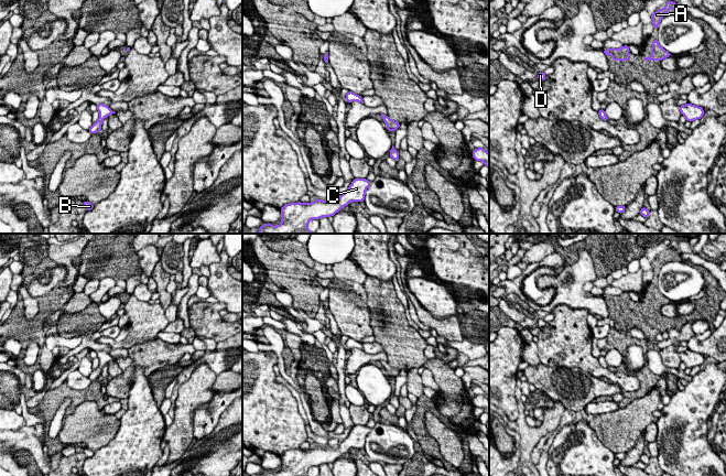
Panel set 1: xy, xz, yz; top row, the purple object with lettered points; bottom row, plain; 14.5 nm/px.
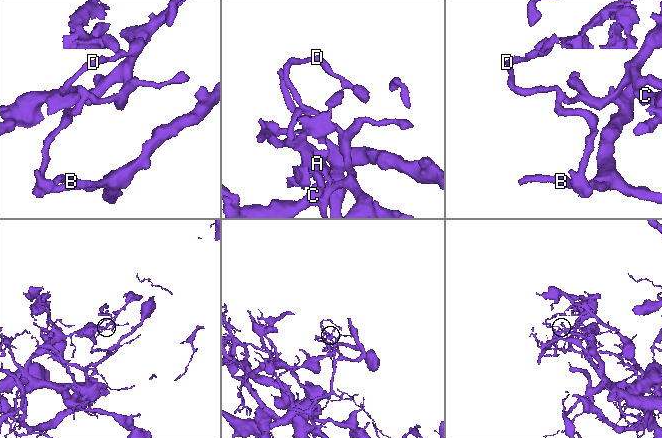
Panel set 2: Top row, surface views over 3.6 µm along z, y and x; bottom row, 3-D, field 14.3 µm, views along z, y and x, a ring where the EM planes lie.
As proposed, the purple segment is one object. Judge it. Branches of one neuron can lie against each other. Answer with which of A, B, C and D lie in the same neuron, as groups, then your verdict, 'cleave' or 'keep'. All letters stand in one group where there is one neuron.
groups A B D / C; cleave

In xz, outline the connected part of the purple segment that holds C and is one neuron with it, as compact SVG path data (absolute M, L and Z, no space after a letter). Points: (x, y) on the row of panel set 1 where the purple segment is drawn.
M354 178L348 190L338 196L337 201L317 198L307 204L301 202L286 204L280 209L281 224L272 226L264 223L258 234L314 234L307 228L311 219L334 216L350 202L362 202L370 184L371 181L366 178Z

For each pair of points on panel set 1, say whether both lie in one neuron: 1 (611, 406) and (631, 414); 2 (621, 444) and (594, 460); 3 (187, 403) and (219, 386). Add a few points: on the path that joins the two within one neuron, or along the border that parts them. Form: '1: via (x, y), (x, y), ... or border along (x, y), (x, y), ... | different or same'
1: border along (620, 408), (595, 415) | different
2: border along (594, 430), (597, 437), (615, 453) | different
3: border along (217, 376), (213, 385), (215, 392) | different

